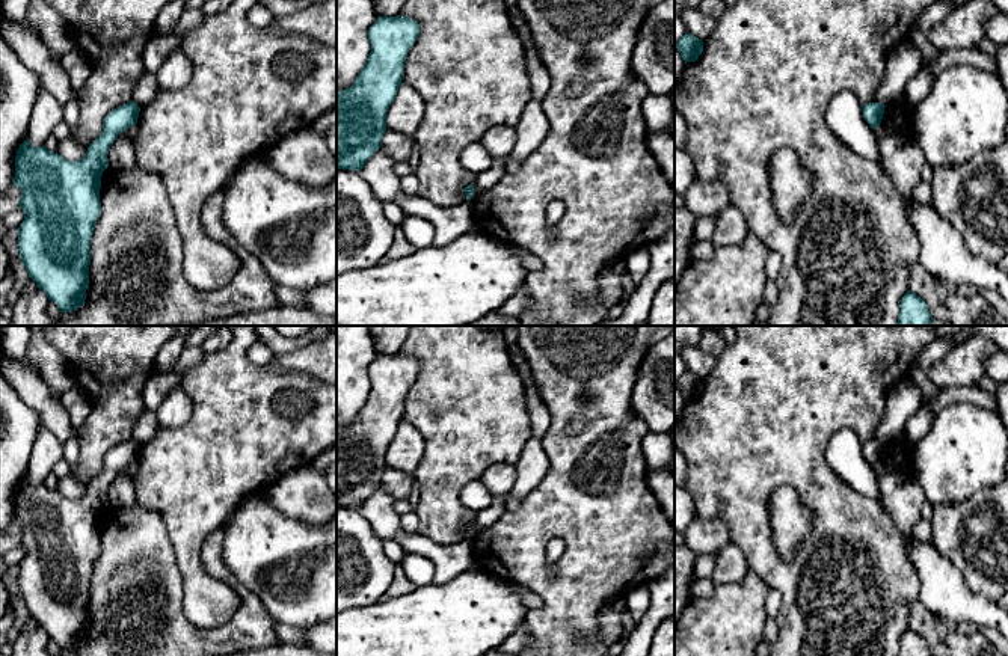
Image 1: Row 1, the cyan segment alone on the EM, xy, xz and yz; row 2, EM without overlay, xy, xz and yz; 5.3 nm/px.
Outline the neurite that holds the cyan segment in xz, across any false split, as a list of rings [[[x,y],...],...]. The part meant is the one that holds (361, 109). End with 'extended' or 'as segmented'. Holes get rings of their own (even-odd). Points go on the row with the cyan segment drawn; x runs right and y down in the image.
[[[379,17],[368,30],[371,51],[355,83],[337,93],[337,169],[361,170],[382,146],[386,112],[403,84],[418,21]]] | as segmented

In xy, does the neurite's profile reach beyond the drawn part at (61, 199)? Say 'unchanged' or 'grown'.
unchanged

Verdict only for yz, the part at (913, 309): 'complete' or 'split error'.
complete

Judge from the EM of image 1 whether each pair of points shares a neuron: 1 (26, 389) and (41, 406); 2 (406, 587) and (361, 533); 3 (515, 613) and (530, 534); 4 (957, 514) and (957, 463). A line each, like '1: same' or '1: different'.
1: same
2: different
3: different
4: different

